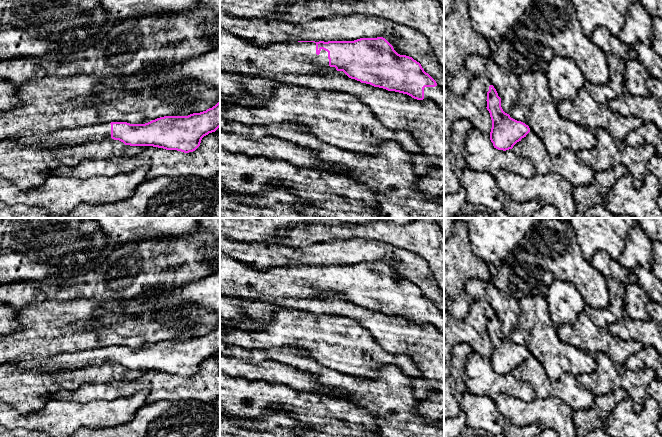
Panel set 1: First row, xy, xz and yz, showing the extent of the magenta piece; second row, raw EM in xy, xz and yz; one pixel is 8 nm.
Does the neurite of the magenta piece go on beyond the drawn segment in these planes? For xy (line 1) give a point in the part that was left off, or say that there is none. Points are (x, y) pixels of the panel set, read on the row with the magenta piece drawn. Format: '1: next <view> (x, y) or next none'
1: next xy (84, 134)

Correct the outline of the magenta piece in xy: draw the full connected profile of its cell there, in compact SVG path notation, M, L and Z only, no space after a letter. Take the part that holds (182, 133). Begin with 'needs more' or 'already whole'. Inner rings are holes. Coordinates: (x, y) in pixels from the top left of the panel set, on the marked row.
needs more; M220 101L212 108L188 116L164 116L145 124L111 122L82 126L74 129L61 129L45 134L34 134L5 139L11 146L50 147L59 145L76 145L90 141L114 139L130 146L153 146L166 150L177 150L184 153L195 151L204 136L215 132L220 127Z

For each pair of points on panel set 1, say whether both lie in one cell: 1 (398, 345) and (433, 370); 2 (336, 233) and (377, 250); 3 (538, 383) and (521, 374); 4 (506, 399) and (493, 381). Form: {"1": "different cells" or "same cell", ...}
{"1": "same cell", "2": "different cells", "3": "same cell", "4": "different cells"}

